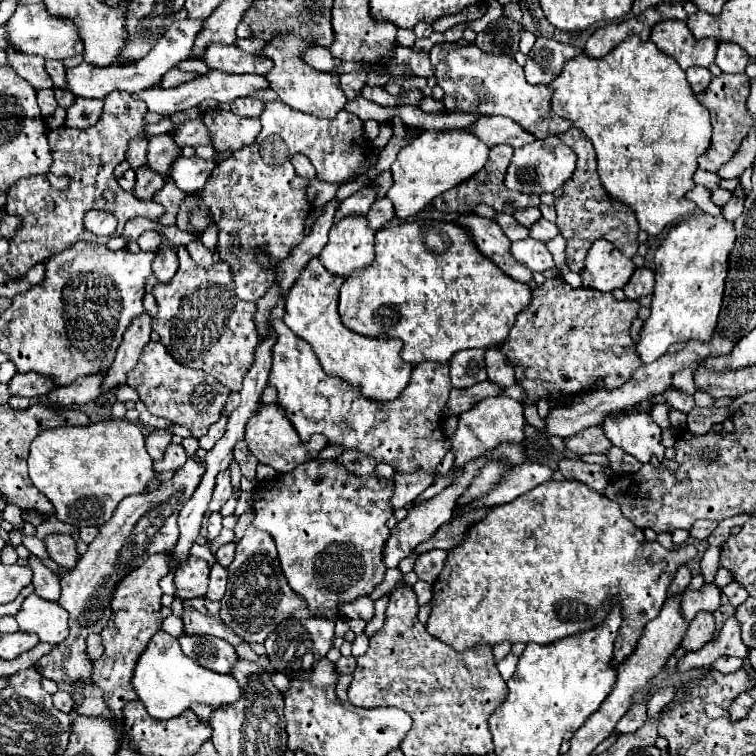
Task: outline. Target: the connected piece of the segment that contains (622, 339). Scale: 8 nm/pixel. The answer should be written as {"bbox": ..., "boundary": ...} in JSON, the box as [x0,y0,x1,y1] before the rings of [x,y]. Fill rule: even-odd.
{"bbox":[500,276,640,404],"boundary":[[[560,276],[544,280],[542,286],[532,290],[532,304],[526,312],[518,314],[506,342],[500,352],[508,358],[514,368],[516,382],[524,388],[522,404],[538,404],[540,400],[558,400],[590,390],[614,390],[626,384],[638,370],[638,354],[634,340],[630,338],[630,324],[640,308],[638,300],[616,300],[612,294],[604,294],[590,288],[572,288]]]}

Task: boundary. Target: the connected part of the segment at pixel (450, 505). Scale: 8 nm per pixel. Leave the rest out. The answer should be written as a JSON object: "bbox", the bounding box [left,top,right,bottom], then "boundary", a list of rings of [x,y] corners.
{"bbox":[384,478,466,568],"boundary":[[[462,478],[462,482],[452,482],[446,490],[442,490],[438,496],[430,498],[428,502],[420,504],[420,506],[414,506],[408,516],[396,524],[396,528],[390,532],[390,538],[386,542],[386,554],[384,554],[384,562],[388,568],[398,568],[400,560],[406,558],[420,542],[428,540],[442,524],[446,524],[450,518],[452,518],[452,510],[454,510],[454,504],[456,504],[456,498],[462,494],[462,486],[466,486],[466,478]]]}

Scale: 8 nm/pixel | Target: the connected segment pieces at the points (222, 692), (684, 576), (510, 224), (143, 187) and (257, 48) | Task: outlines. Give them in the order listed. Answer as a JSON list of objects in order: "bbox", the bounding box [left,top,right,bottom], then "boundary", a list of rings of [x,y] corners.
[{"bbox":[132,632,242,720],"boundary":[[[156,632],[148,642],[148,648],[136,664],[132,686],[146,706],[148,714],[156,720],[170,720],[186,712],[192,704],[206,704],[210,708],[230,706],[240,700],[242,690],[232,674],[218,674],[198,666],[194,660],[186,658],[178,646],[178,638],[172,638],[166,632]]]},{"bbox":[668,564,692,596],"boundary":[[[686,564],[680,566],[678,572],[676,572],[676,576],[674,576],[674,582],[670,584],[668,596],[670,596],[670,594],[676,594],[676,592],[684,592],[686,586],[690,584],[690,580],[692,580],[692,574],[690,574],[690,570],[686,568]]]},{"bbox":[494,212,528,242],"boundary":[[[496,212],[496,218],[494,218],[500,228],[504,230],[504,234],[514,242],[514,240],[522,240],[528,236],[528,228],[526,226],[520,226],[520,222],[514,220],[512,214],[504,214],[504,212]]]},{"bbox":[134,166,164,202],"boundary":[[[146,166],[146,170],[138,170],[136,172],[136,186],[134,186],[134,196],[142,202],[150,202],[154,192],[164,184],[164,176],[150,172],[150,168]]]},{"bbox":[236,36,266,56],"boundary":[[[250,36],[250,38],[236,38],[236,46],[242,48],[244,52],[250,52],[250,54],[260,54],[264,56],[264,50],[266,50],[266,42],[256,38],[256,36]]]}]

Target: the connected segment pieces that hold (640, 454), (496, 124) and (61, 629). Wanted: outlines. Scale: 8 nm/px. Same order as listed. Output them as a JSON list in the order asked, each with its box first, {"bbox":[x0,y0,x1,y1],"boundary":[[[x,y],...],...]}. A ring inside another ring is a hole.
[{"bbox":[602,414,664,462],"boundary":[[[630,414],[630,418],[622,418],[622,422],[604,422],[602,428],[614,446],[640,462],[664,458],[660,428],[654,424],[650,414]]]},{"bbox":[466,116,534,148],"boundary":[[[480,116],[466,130],[478,136],[486,146],[508,144],[512,148],[520,148],[528,142],[534,142],[532,134],[526,134],[526,130],[506,116]]]},{"bbox":[16,594,69,644],"boundary":[[[30,594],[16,614],[22,632],[34,632],[42,642],[60,644],[68,636],[69,614],[58,602],[42,600]]]}]

